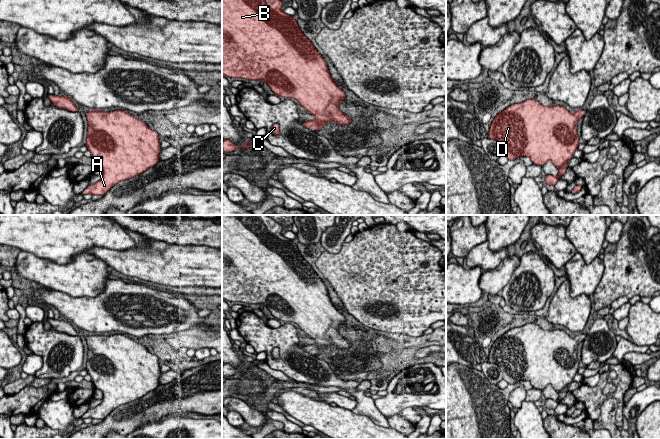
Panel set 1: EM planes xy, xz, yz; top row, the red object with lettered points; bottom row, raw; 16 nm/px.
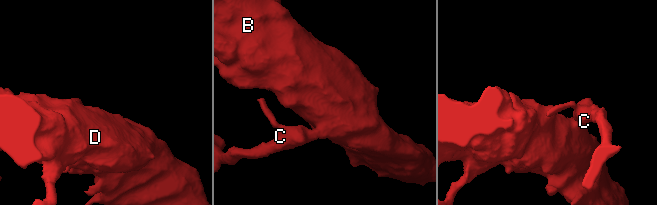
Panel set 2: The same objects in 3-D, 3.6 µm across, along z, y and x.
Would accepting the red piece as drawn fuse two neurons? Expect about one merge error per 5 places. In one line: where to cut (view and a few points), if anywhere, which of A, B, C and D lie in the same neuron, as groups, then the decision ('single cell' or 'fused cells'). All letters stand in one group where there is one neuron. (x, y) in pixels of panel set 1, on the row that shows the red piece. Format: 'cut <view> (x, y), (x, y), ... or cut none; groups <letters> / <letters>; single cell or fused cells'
cut none; groups A B C D; single cell

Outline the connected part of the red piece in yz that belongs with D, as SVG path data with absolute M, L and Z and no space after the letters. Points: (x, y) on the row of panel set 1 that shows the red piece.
M528 98L497 114L488 131L488 138L494 139L500 144L503 155L508 160L527 156L533 164L539 166L551 161L559 169L559 174L557 176L546 175L545 183L555 185L566 172L567 162L573 158L573 154L577 150L579 145L577 122L584 117L585 112L577 109L574 113L570 113L562 105L544 106L534 98Z

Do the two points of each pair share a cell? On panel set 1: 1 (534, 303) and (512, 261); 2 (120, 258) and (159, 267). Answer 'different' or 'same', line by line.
1: different
2: same

